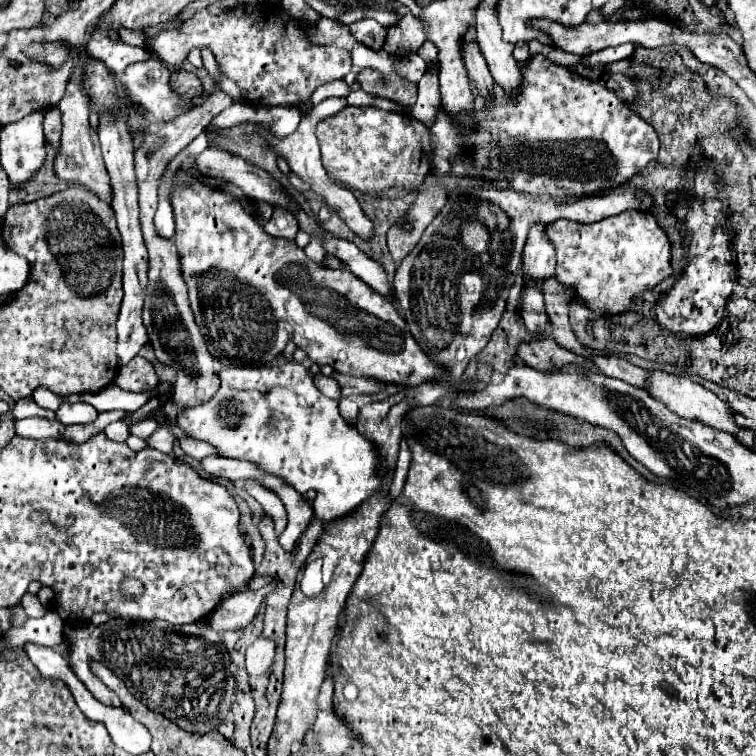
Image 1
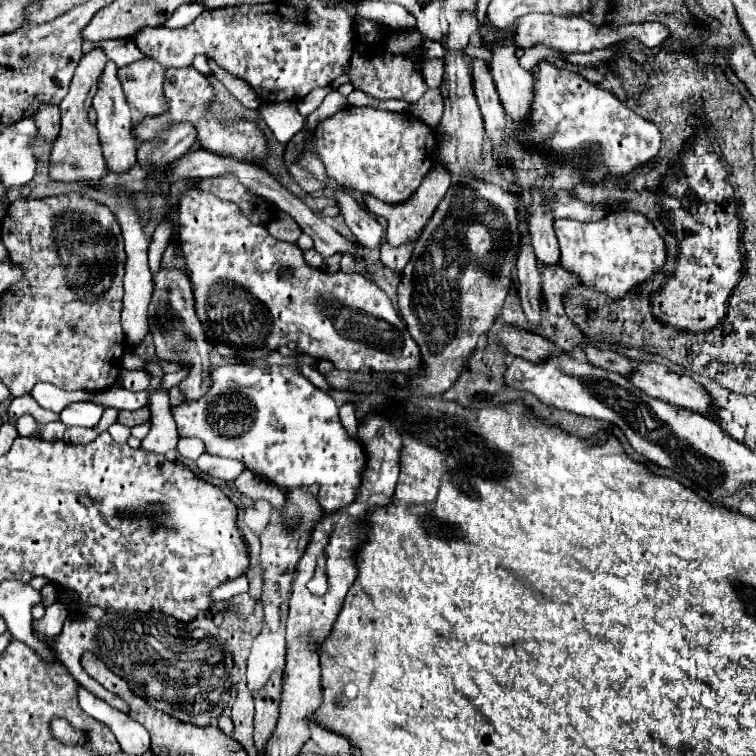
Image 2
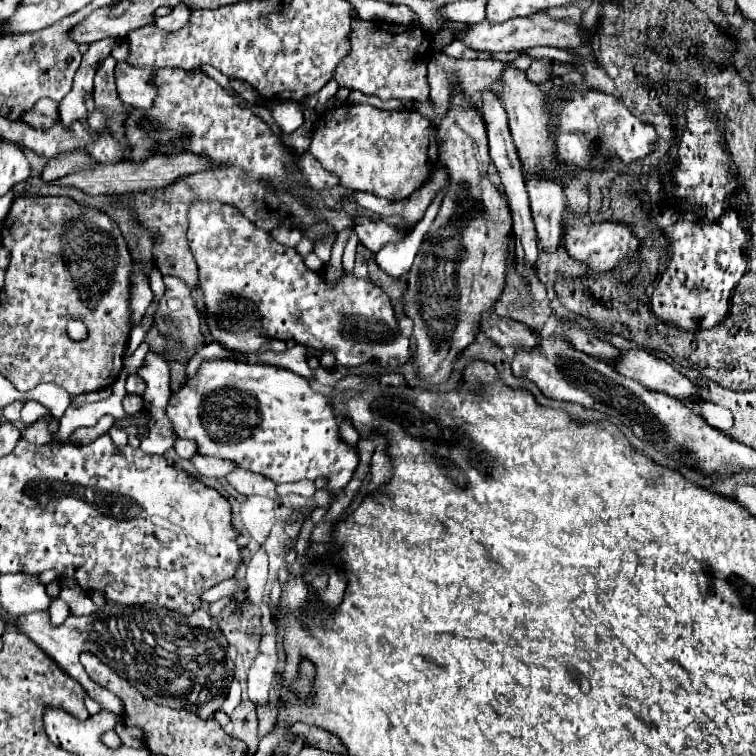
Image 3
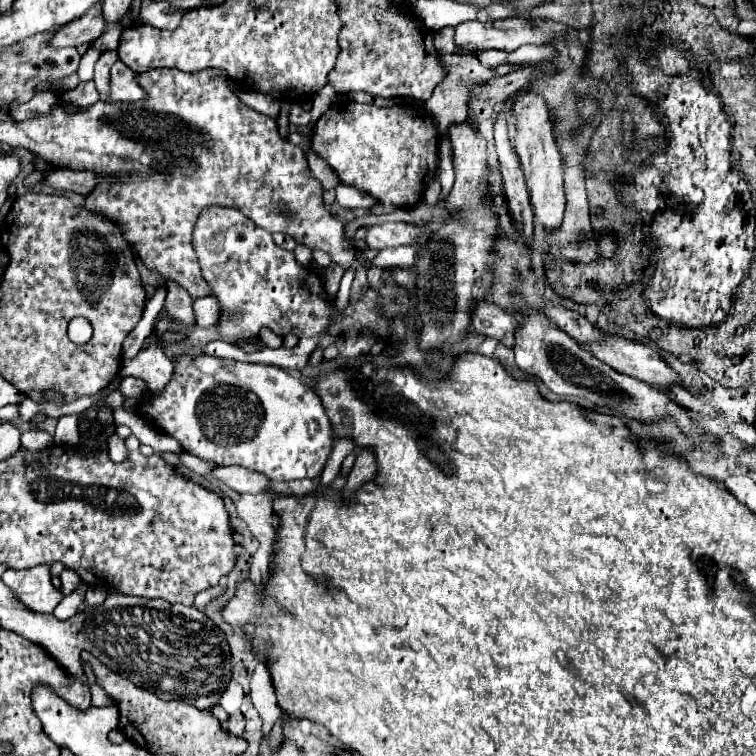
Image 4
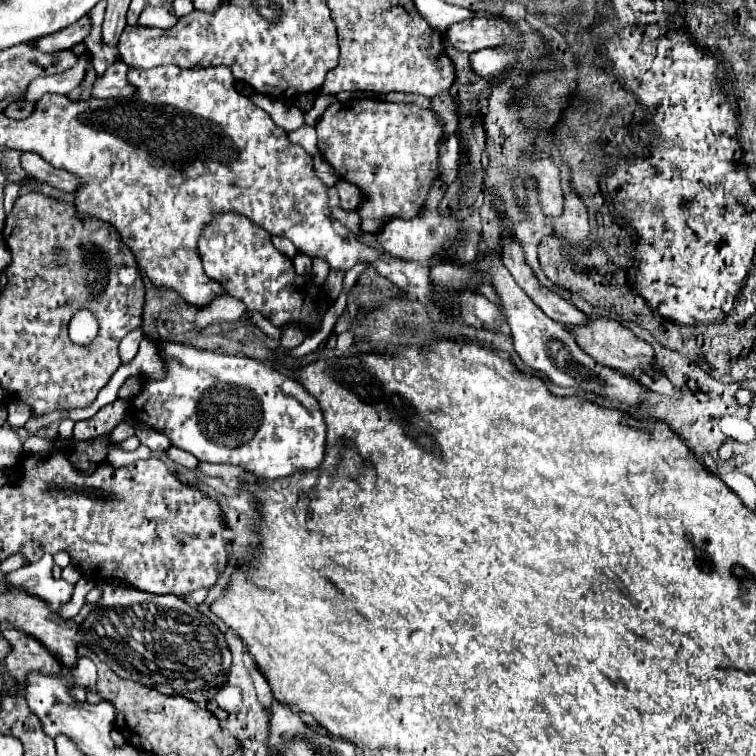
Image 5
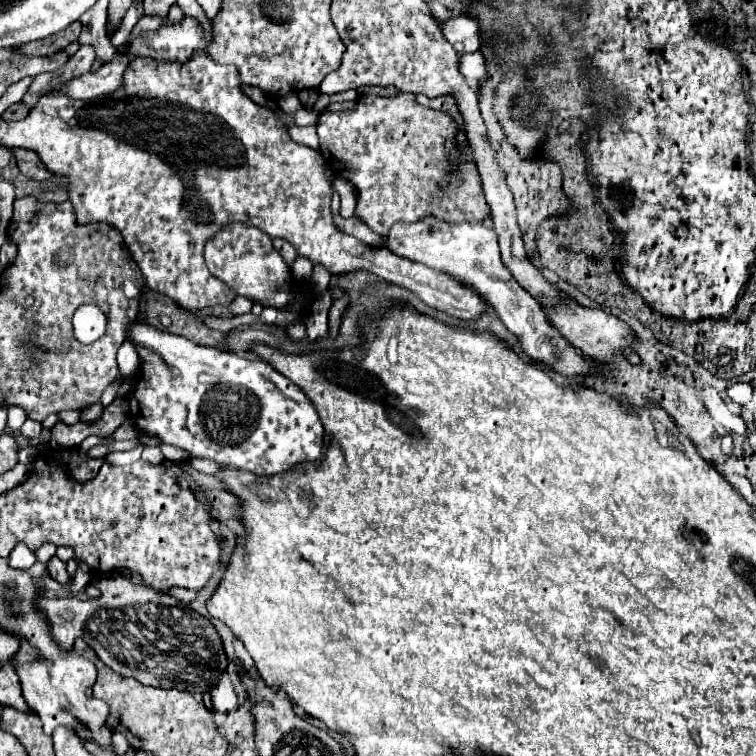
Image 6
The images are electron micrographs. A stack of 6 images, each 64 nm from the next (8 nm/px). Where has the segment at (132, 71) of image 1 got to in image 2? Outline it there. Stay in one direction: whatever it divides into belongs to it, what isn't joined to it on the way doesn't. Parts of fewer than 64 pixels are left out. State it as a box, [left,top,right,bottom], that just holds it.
[118,58,168,116]

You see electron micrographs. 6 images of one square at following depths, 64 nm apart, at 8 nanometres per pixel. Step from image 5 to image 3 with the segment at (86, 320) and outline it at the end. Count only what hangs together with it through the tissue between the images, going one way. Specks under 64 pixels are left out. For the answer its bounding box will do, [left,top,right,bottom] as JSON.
[68,320,86,340]

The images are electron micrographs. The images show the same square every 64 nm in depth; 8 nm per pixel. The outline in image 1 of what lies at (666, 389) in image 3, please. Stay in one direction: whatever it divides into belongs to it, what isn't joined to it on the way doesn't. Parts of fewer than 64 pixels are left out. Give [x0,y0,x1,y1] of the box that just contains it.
[648,372,740,438]

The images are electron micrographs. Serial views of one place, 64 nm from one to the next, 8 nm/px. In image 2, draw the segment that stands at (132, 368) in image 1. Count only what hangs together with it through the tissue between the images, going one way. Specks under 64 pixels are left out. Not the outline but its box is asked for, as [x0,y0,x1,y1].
[120,368,152,392]

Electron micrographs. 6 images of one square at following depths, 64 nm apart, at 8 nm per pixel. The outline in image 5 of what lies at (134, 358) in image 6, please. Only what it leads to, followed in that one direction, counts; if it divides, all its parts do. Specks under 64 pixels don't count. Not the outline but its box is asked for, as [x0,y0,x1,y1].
[120,328,144,362]

